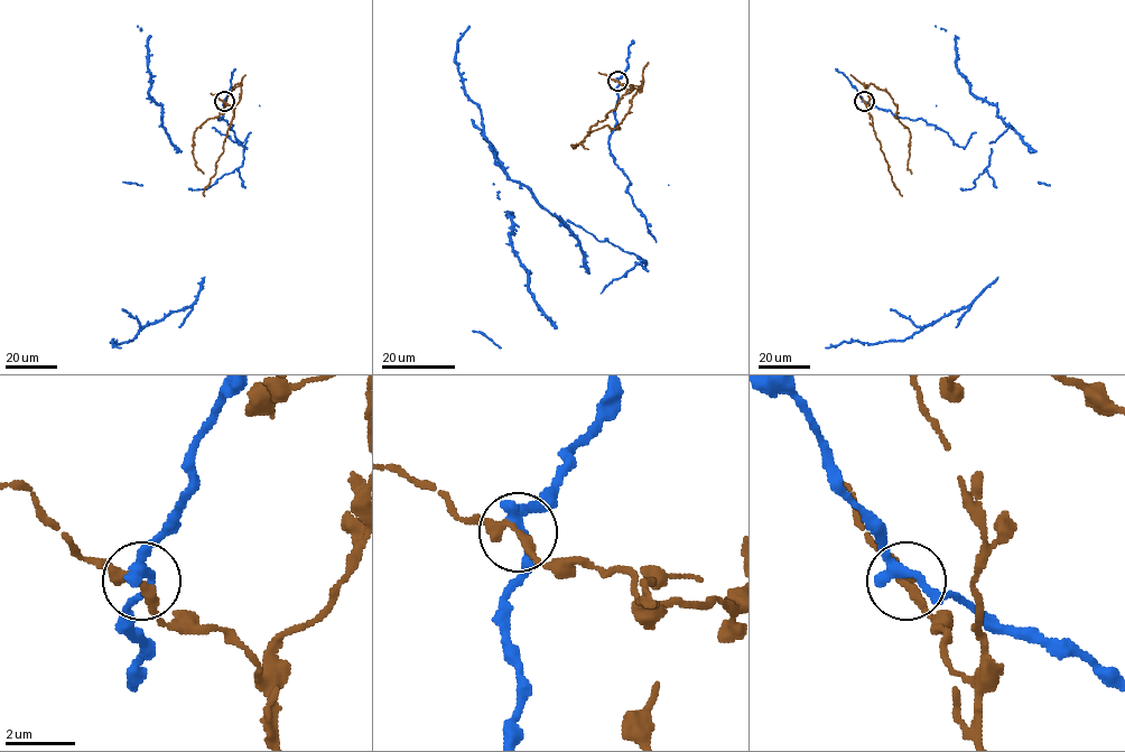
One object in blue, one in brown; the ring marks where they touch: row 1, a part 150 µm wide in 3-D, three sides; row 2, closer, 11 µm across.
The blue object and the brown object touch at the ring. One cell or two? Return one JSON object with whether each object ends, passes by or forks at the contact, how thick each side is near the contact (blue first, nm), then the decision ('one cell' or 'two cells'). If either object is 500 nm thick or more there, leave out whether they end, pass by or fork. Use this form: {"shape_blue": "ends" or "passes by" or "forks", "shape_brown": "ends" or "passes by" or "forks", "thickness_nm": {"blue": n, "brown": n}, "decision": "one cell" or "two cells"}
{"shape_blue": "passes by", "shape_brown": "passes by", "thickness_nm": {"blue": 300, "brown": 280}, "decision": "two cells"}

